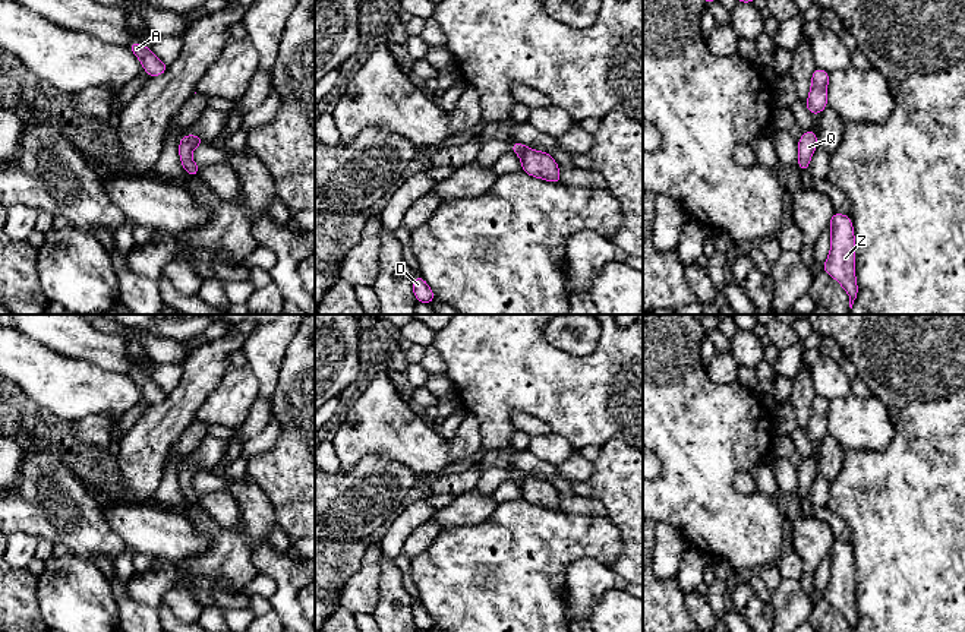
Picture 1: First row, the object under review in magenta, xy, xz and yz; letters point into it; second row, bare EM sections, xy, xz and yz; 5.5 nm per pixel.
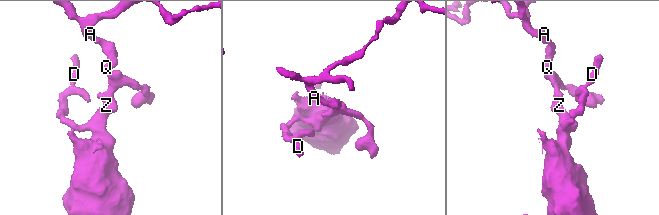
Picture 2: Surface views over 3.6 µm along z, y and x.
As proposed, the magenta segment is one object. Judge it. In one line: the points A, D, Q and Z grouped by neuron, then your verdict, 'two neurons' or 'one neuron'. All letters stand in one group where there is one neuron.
groups A D Q Z; one neuron

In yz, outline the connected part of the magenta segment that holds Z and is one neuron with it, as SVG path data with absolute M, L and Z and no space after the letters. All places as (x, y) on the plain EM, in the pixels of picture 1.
M835 540L829 550L830 579L823 591L823 598L835 606L849 623L849 632L858 623L855 606L855 563L849 543Z

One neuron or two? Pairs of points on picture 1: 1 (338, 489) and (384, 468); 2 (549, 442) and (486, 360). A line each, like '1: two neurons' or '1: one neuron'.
1: one neuron
2: two neurons

